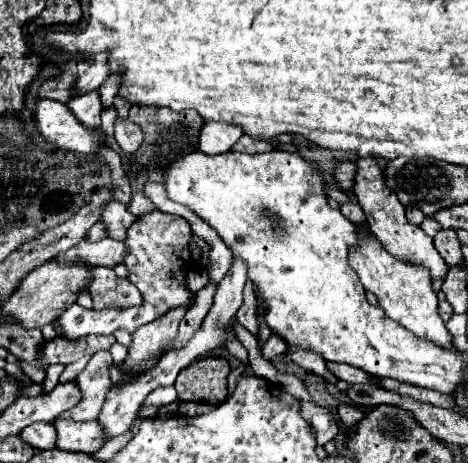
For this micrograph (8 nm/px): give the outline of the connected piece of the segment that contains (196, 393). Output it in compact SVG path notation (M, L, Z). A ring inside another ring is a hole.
M206 357L200 359L192 365L188 365L186 369L180 371L174 387L178 391L178 399L180 401L198 401L198 403L210 403L210 405L220 405L226 397L228 397L228 377L230 367L228 361L224 357Z

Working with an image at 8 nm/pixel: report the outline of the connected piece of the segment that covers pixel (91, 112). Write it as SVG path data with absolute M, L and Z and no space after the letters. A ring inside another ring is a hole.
M90 91L84 95L74 97L68 107L72 109L72 113L82 121L88 123L88 127L100 127L100 111L102 111L102 103L100 103L100 93L98 91Z

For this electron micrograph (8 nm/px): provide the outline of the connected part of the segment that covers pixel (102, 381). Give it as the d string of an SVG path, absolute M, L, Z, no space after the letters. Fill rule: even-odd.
M98 351L90 359L86 369L76 379L82 393L82 401L70 411L64 411L64 415L58 415L56 419L74 419L74 421L98 419L108 387L112 387L112 383L108 383L108 363L110 361L112 357L108 351Z

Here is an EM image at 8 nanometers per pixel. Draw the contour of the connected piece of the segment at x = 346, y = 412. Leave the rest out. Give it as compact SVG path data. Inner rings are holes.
M340 405L340 407L338 407L338 415L340 415L342 423L344 423L348 429L354 431L354 425L362 421L364 411L354 411L354 409L350 409L348 405Z

